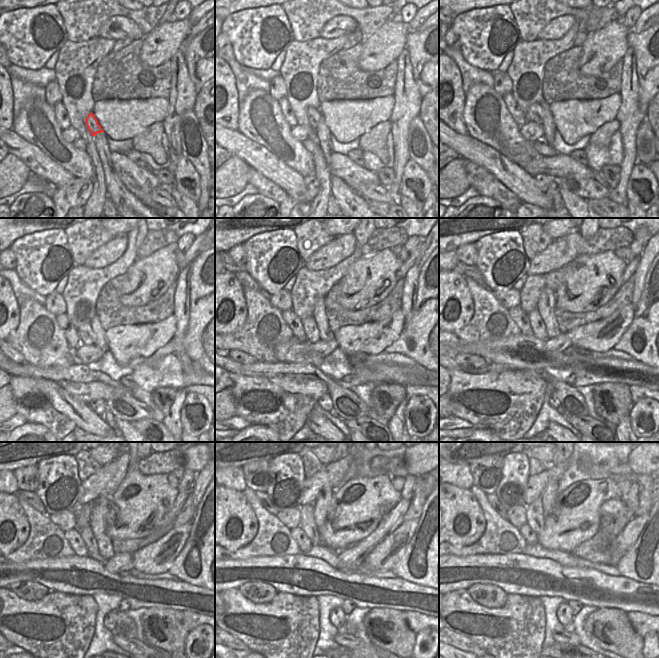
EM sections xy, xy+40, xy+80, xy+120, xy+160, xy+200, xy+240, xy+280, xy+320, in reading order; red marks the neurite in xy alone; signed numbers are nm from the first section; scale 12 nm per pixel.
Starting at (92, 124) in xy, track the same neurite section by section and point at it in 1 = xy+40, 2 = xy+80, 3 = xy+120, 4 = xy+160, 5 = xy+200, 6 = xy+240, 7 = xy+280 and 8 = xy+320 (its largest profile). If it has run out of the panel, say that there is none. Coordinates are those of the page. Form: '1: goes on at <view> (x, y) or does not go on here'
1: goes on at xy+40 (314, 115)
2: goes on at xy+80 (535, 112)
3: goes on at xy+120 (87, 336)
4: goes on at xy+160 (312, 334)
5: goes on at xy+200 (539, 330)
6: goes on at xy+240 (82, 513)
7: goes on at xy+280 (308, 523)
8: goes on at xy+320 (535, 518)

